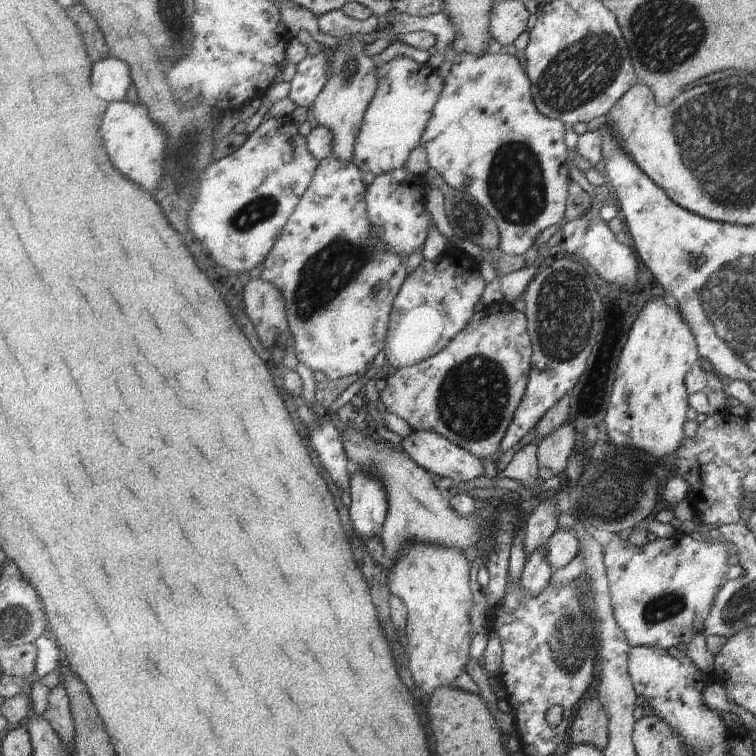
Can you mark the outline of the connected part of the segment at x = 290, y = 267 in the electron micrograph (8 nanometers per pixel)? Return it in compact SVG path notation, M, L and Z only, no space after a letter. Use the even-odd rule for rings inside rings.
M334 154L324 158L317 167L312 184L309 185L307 192L305 192L304 197L300 200L300 204L297 205L295 212L293 212L292 217L289 219L288 225L284 228L284 232L281 233L280 240L277 241L272 252L264 260L263 270L259 275L263 280L274 284L283 293L288 312L288 321L295 342L296 358L302 363L309 365L311 370L323 372L325 376L333 380L343 378L343 376L359 376L359 374L363 376L371 370L377 354L386 347L396 296L400 293L402 285L408 278L408 275L405 273L407 257L389 250L388 244L383 239L377 240L377 237L373 237L373 234L371 234L373 224L368 215L367 196L368 186L363 182L363 171L360 167L353 161L342 161ZM379 282L387 282L390 285L390 291L384 301L375 300L375 288L377 288Z

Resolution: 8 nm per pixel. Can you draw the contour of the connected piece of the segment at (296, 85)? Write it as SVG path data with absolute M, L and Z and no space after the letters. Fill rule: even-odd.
M323 46L321 53L306 57L296 65L297 73L290 81L292 87L288 98L297 106L312 108L328 81L329 58L330 50Z

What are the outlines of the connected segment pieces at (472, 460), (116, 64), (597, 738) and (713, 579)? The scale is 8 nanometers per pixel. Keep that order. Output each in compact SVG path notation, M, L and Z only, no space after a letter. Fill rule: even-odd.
M412 430L398 447L426 471L452 478L457 483L475 480L485 470L480 458L437 434L437 431Z
M117 58L93 64L93 88L109 103L123 101L131 88L129 66Z
M595 698L581 700L574 712L573 724L568 728L568 742L571 744L592 744L600 751L608 742L607 713Z
M676 531L674 535L666 539L656 539L651 542L651 544L645 544L643 548L638 548L635 545L626 546L623 543L624 536L623 534L615 533L615 536L612 540L602 546L602 554L604 561L604 569L607 574L608 580L608 590L609 596L612 604L612 613L616 619L617 624L620 626L620 629L624 631L625 638L629 642L631 647L657 647L667 650L671 646L679 646L679 644L687 644L695 635L701 634L704 629L704 620L709 614L709 609L712 607L712 602L714 600L715 590L717 586L721 584L721 576L726 574L725 565L727 563L727 554L728 550L725 547L725 543L720 541L714 541L706 537L703 541L696 541L691 538L689 535L685 535L681 532Z

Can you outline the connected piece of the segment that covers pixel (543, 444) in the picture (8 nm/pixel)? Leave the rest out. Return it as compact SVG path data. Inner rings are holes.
M567 422L541 440L538 445L538 461L540 477L544 481L555 476L563 477L565 468L569 466L569 455L572 454L574 433L574 428Z

